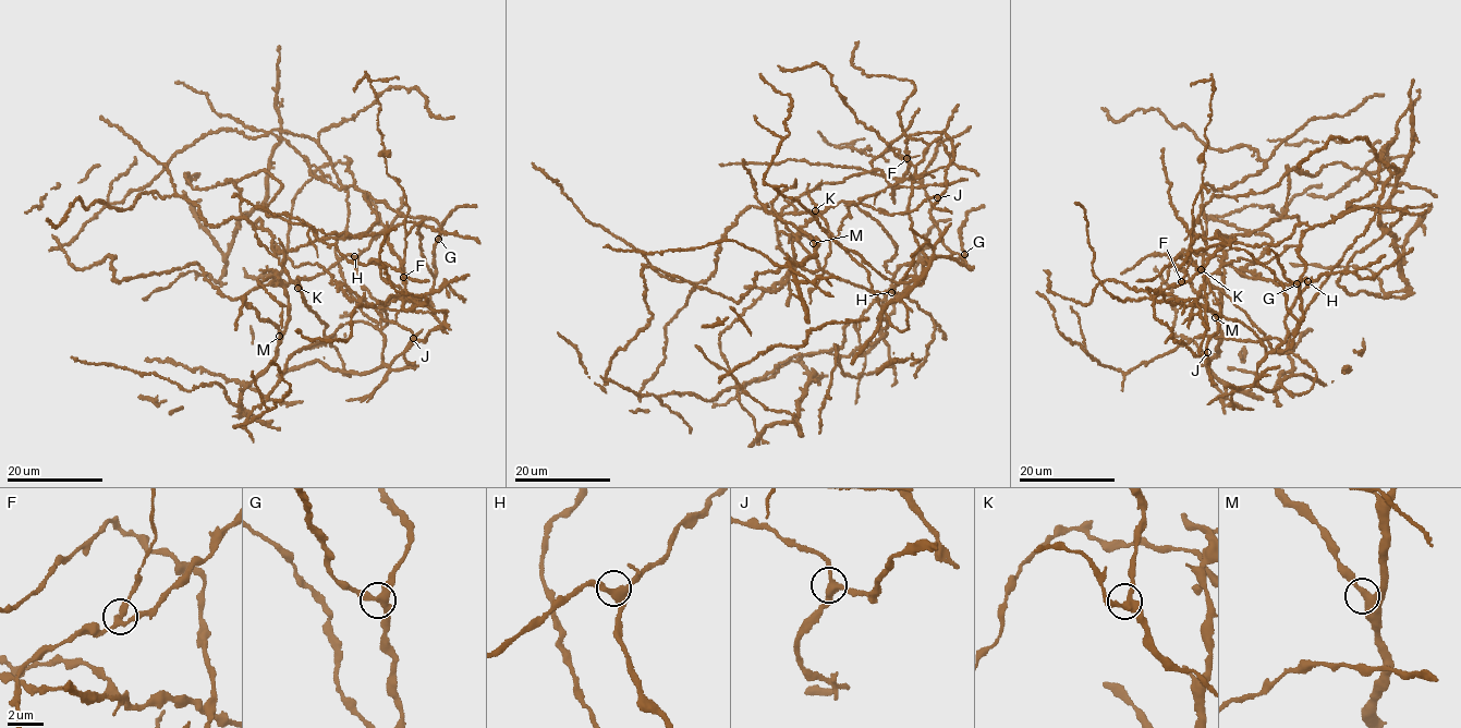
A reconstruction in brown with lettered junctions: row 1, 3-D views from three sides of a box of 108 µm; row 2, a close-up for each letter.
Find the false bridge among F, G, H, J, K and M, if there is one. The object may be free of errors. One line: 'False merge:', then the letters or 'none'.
False merge: F

